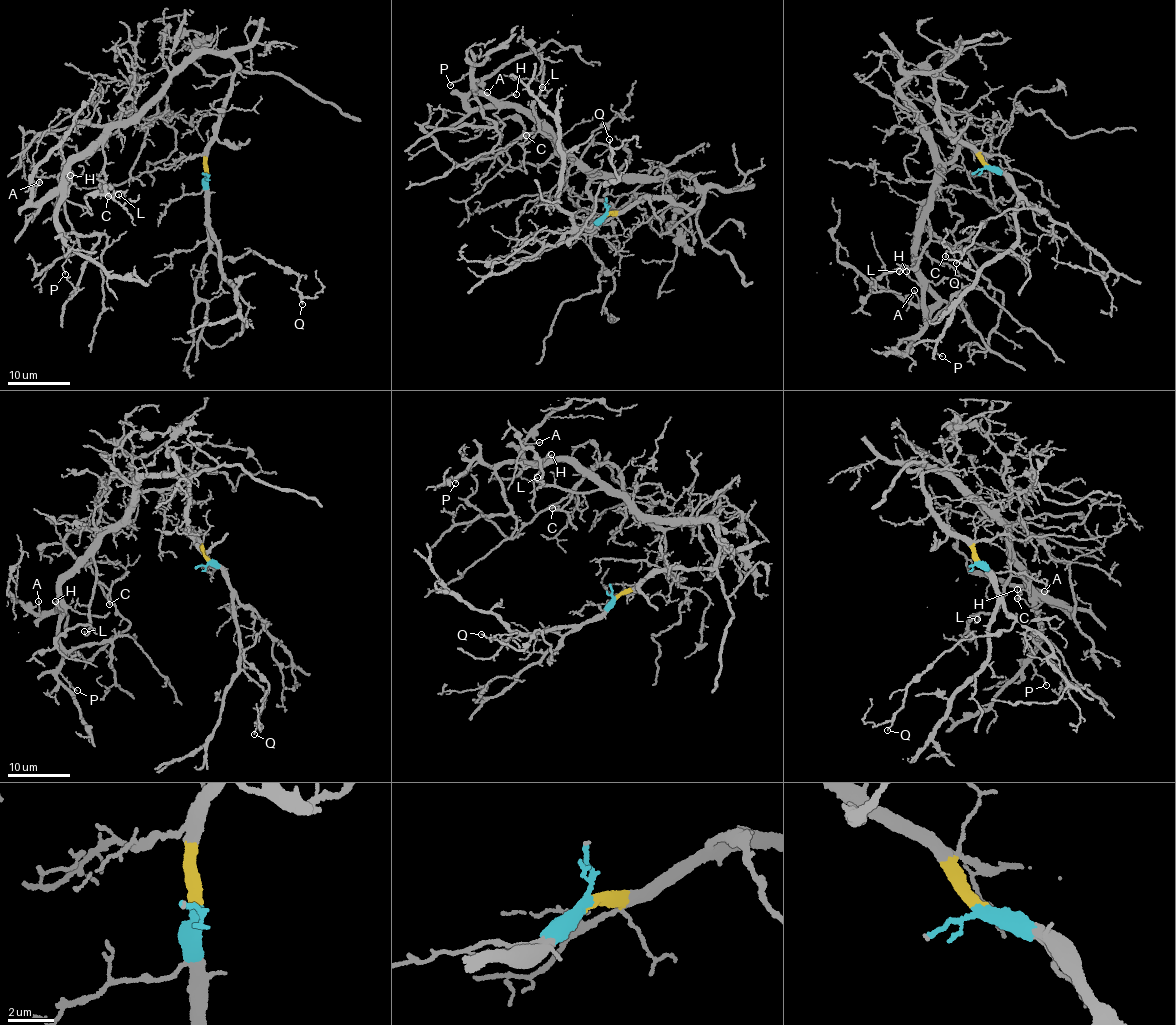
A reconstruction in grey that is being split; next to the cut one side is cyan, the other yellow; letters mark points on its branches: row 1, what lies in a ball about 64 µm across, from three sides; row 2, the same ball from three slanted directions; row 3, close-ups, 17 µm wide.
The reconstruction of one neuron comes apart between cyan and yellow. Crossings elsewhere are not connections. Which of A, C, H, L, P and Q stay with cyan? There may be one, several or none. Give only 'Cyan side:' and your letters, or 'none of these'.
Cyan side: Q

